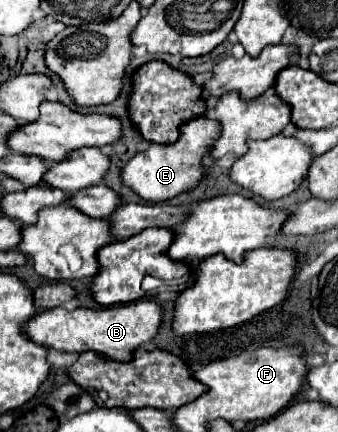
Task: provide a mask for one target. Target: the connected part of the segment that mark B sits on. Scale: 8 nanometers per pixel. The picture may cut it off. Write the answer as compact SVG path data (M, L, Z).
M138 300L110 308L76 308L76 310L52 308L36 314L36 318L32 318L24 326L24 330L36 344L44 344L54 350L62 352L94 350L112 360L128 362L132 360L132 352L138 346L152 342L156 338L162 326L162 314L164 314L162 306L154 300Z

